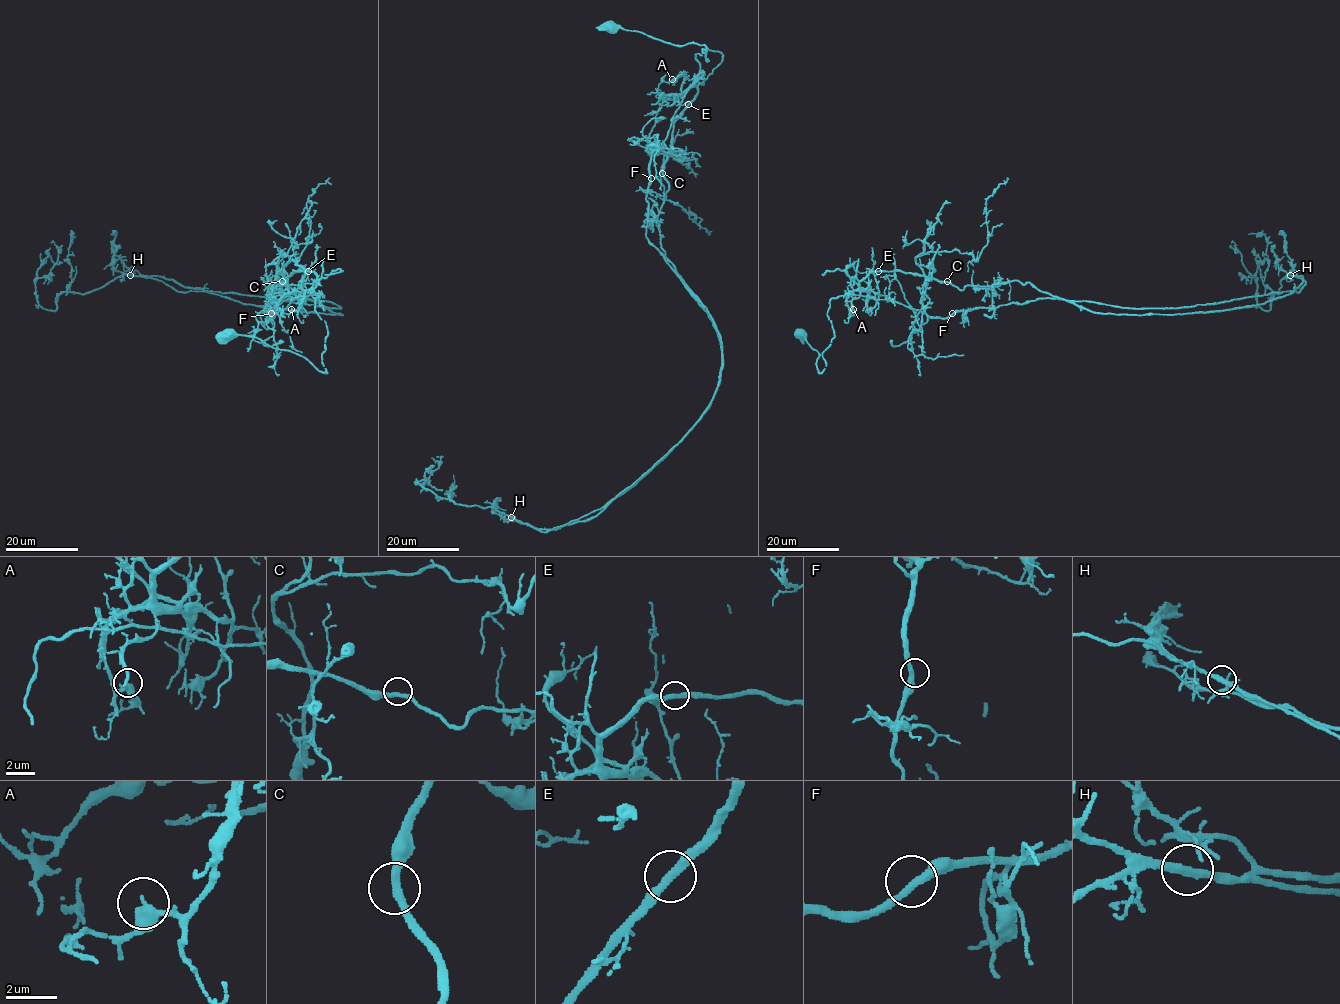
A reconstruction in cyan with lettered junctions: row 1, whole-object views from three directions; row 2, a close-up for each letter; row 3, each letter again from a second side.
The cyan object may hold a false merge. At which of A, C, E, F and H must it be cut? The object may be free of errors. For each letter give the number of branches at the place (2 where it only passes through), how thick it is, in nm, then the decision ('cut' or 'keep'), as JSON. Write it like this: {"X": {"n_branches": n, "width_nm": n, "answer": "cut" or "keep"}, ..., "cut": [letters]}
{"A": {"n_branches": 2, "width_nm": 320, "answer": "keep"}, "C": {"n_branches": 2, "width_nm": 300, "answer": "keep"}, "E": {"n_branches": 2, "width_nm": 320, "answer": "keep"}, "F": {"n_branches": 2, "width_nm": 300, "answer": "keep"}, "H": {"n_branches": 2, "width_nm": 320, "answer": "cut"}, "cut": ["H"]}

